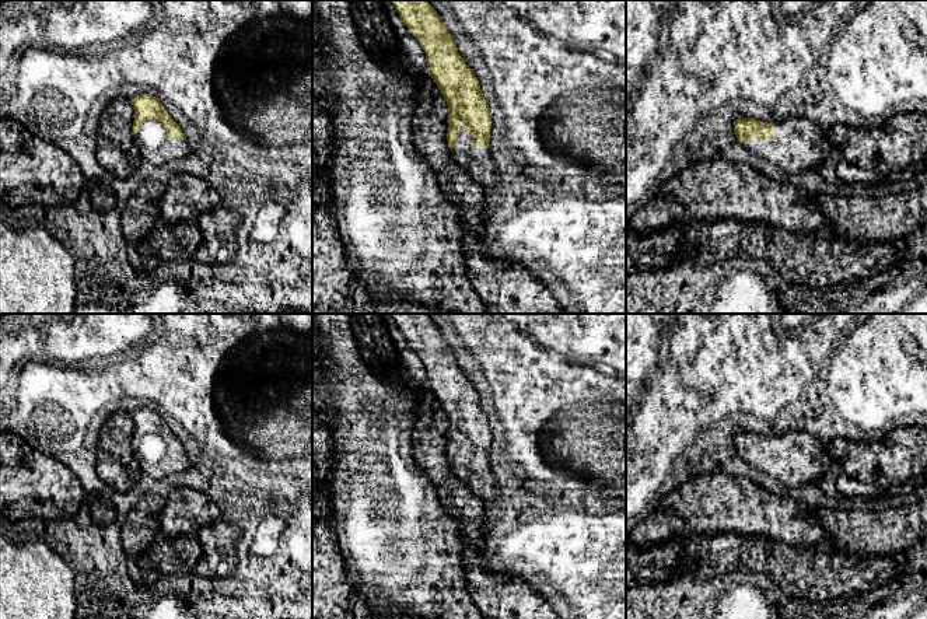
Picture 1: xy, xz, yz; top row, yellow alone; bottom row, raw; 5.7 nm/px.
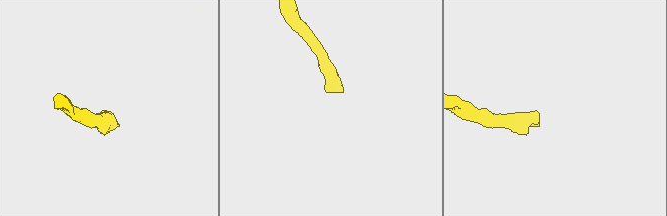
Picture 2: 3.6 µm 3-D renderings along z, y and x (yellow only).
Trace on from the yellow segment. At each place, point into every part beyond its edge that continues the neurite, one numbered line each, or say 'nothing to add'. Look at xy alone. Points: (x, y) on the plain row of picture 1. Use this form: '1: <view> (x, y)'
1: xy (154, 461)

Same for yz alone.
1: yz (798, 460)

